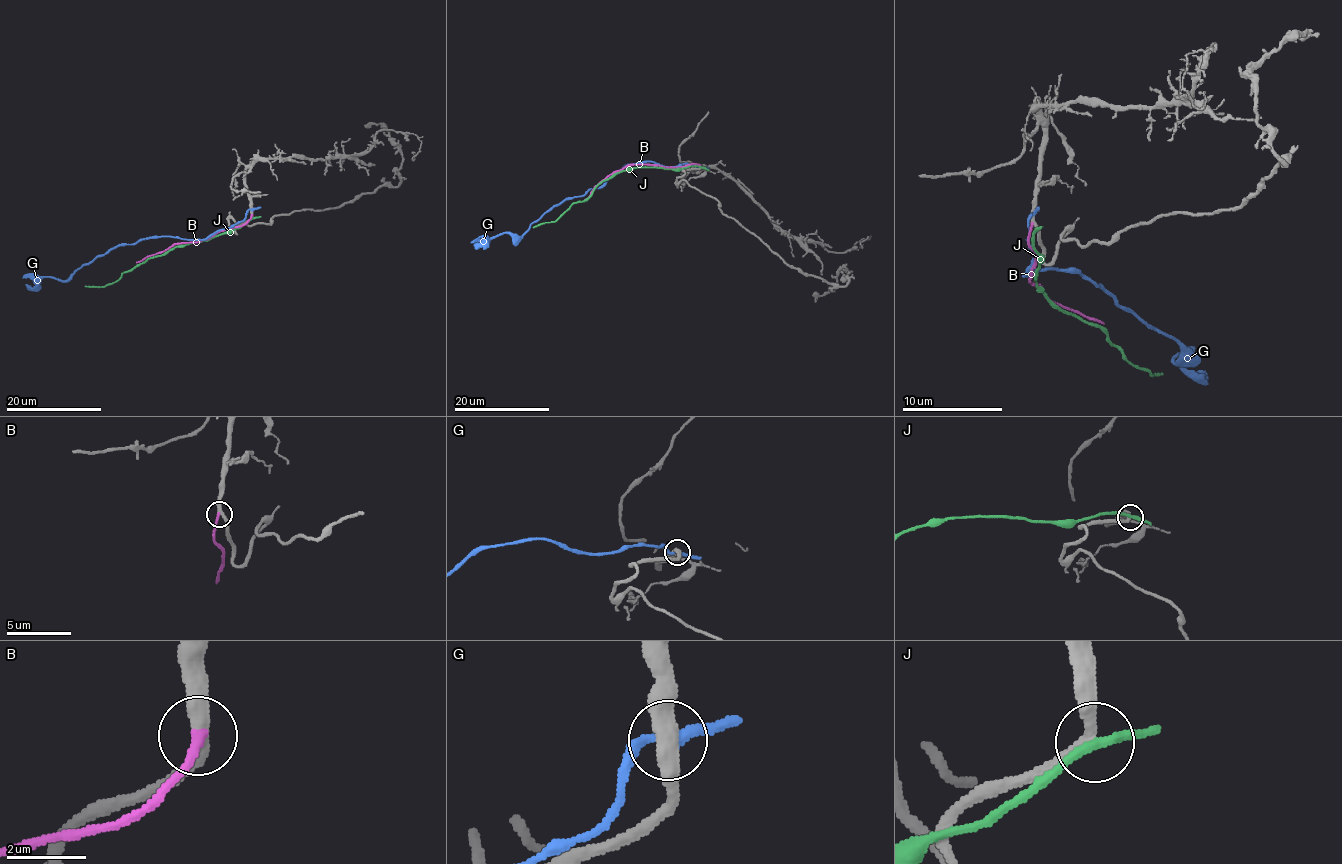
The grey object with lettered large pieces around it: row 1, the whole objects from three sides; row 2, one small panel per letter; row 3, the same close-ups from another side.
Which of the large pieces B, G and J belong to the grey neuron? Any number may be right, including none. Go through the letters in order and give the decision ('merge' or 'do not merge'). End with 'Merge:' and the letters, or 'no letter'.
B: merge
G: do not merge
J: do not merge
Merge: B

